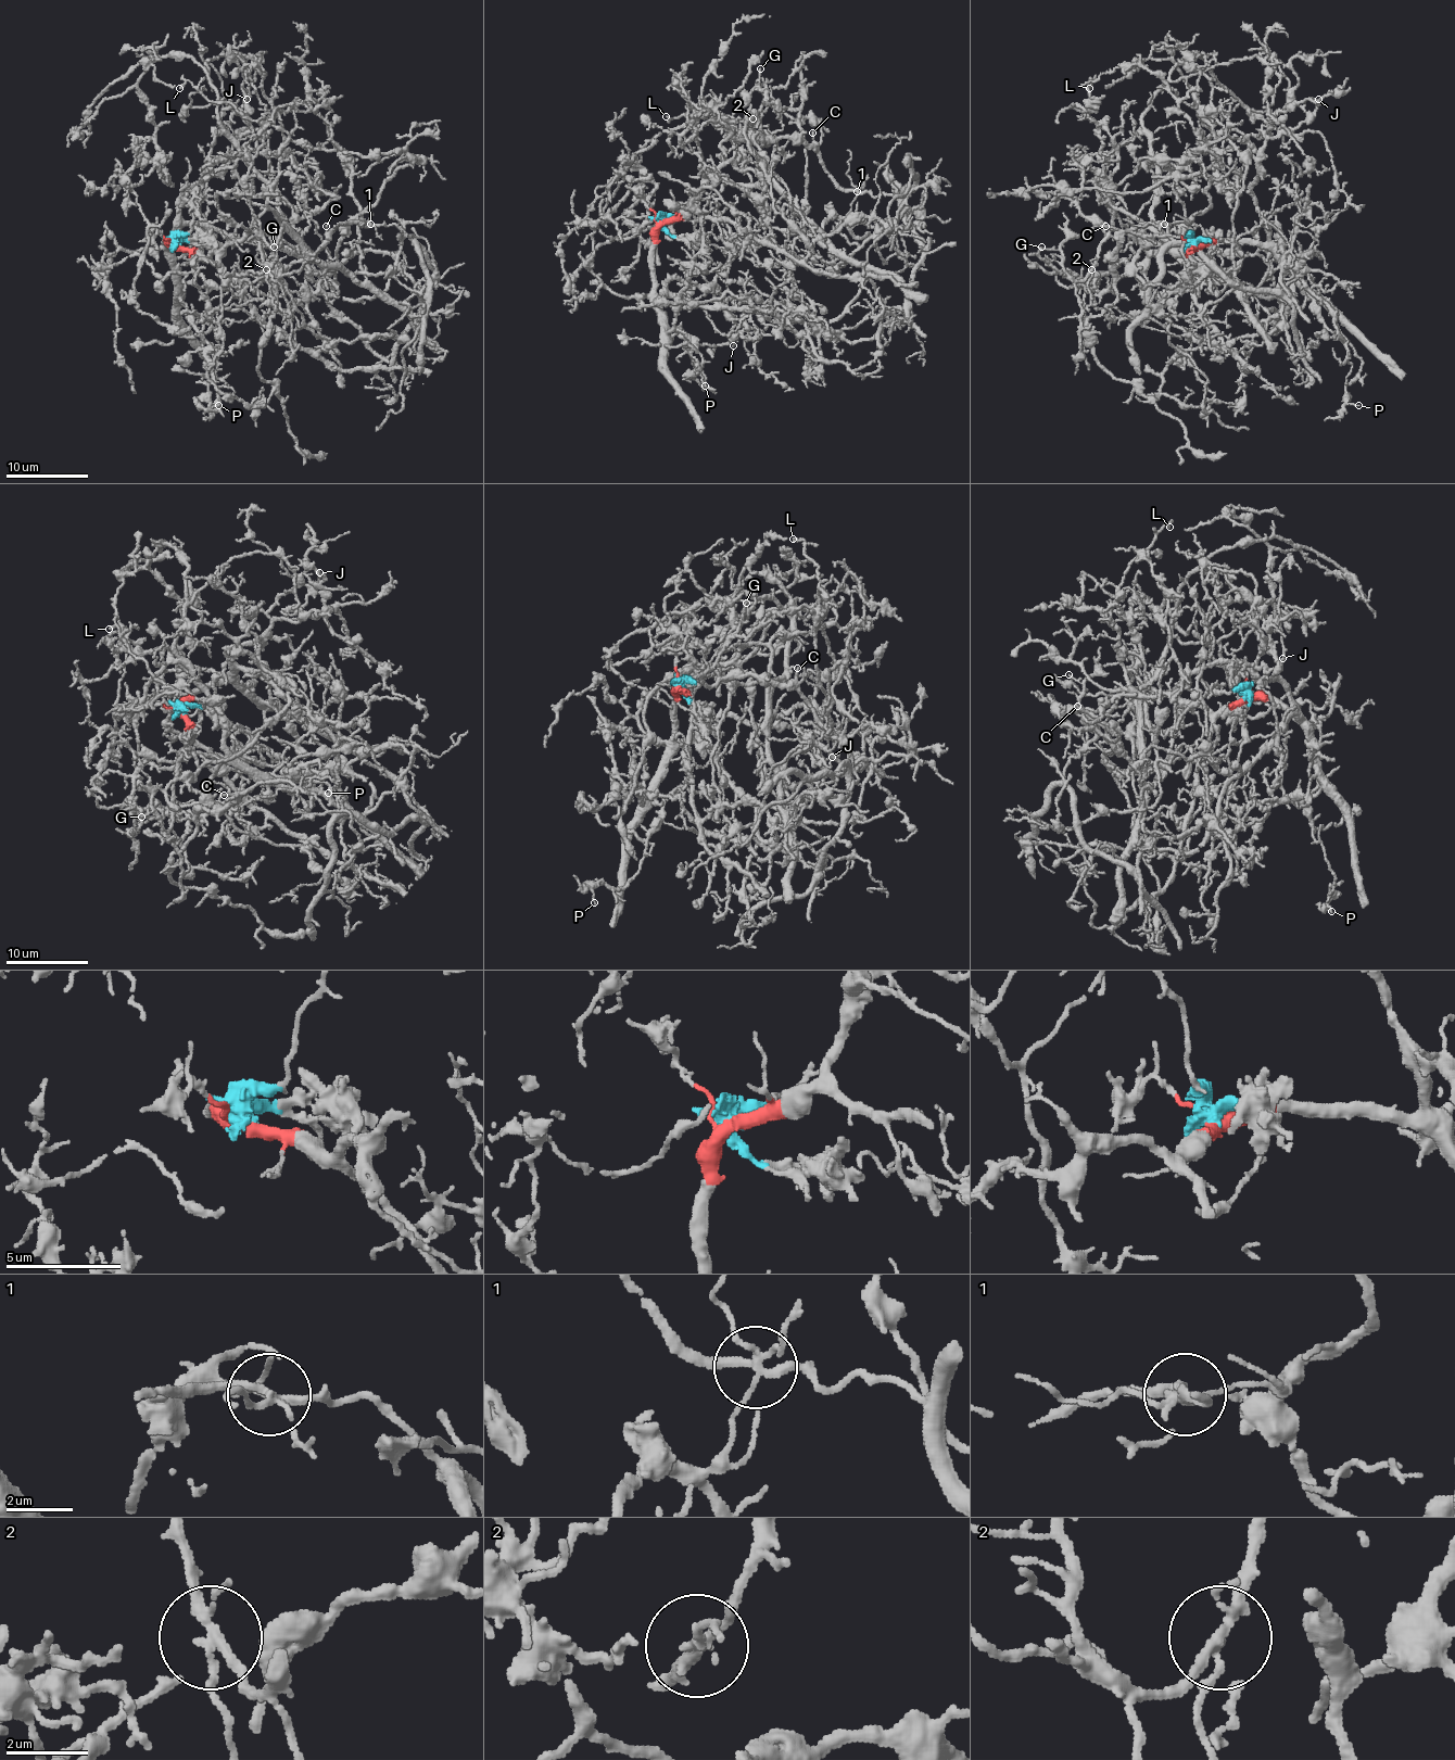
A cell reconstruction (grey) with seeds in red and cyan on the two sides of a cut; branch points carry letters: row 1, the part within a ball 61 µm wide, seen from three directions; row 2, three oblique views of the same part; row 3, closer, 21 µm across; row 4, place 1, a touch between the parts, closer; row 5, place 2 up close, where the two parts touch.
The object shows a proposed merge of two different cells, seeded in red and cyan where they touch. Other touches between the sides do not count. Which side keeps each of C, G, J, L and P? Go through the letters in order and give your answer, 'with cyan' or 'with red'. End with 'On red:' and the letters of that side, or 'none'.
C: with red
G: with cyan
J: with red
L: with cyan
P: with red
On red: C, J, P

